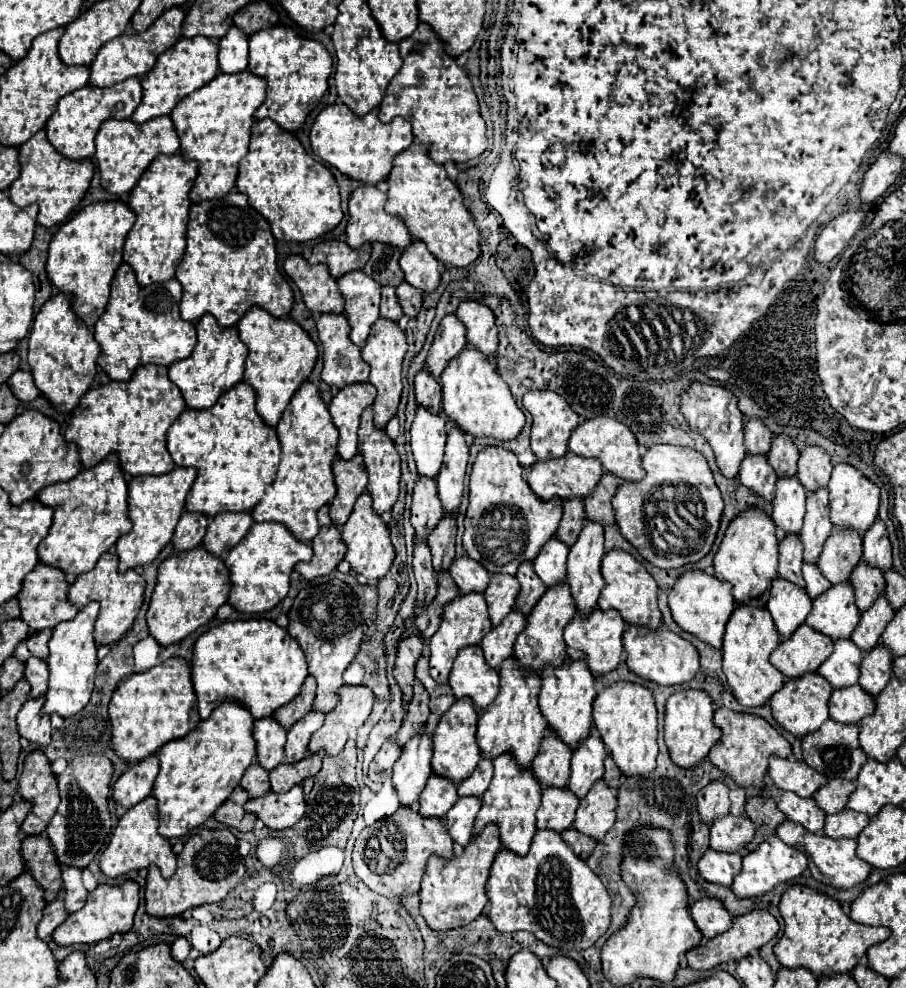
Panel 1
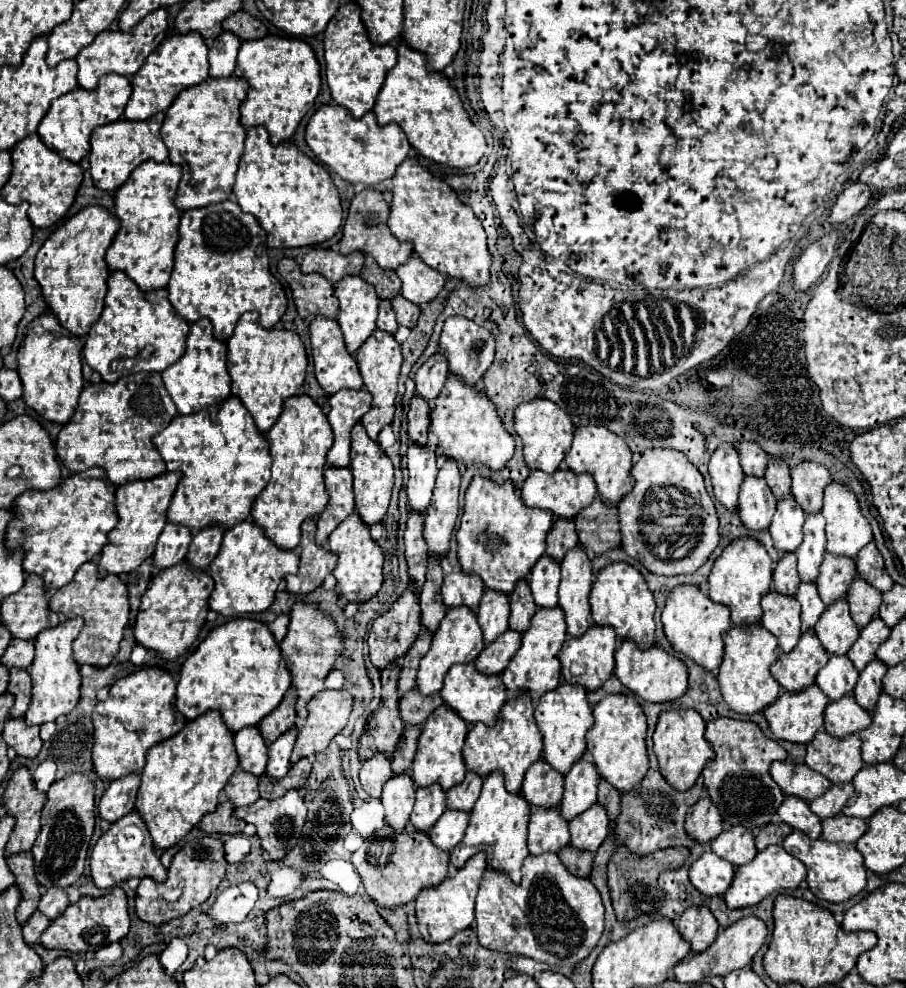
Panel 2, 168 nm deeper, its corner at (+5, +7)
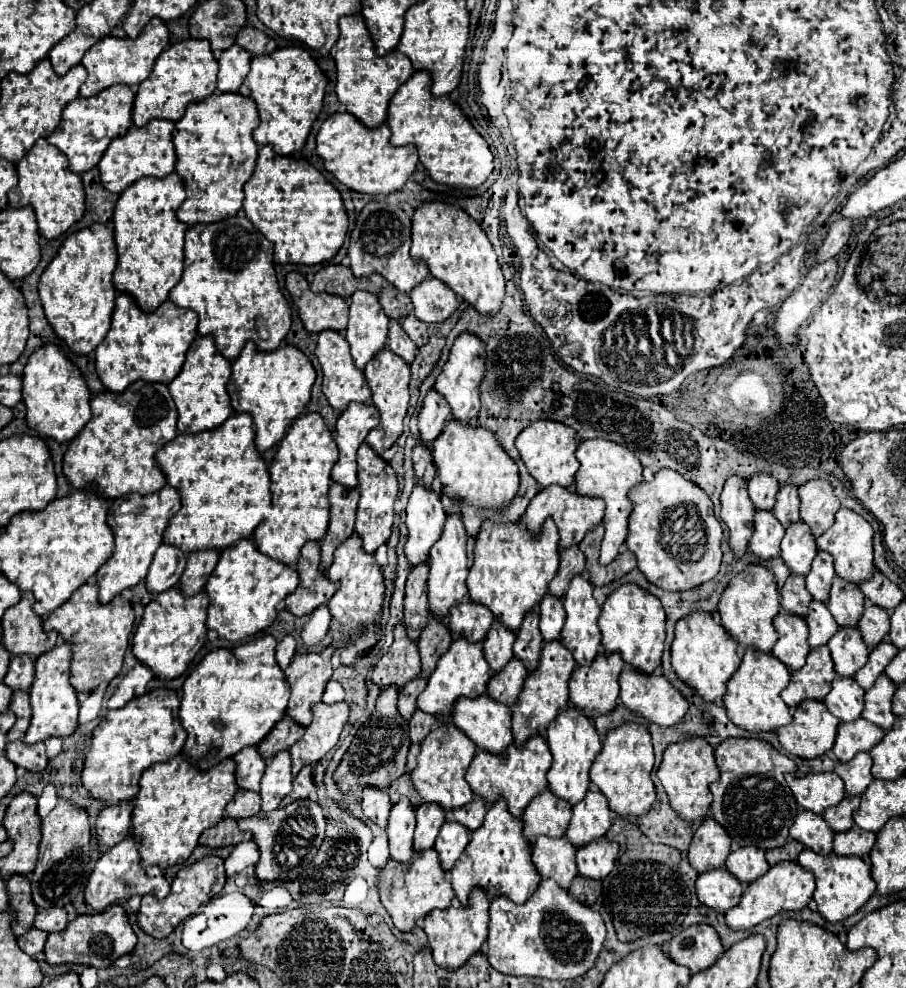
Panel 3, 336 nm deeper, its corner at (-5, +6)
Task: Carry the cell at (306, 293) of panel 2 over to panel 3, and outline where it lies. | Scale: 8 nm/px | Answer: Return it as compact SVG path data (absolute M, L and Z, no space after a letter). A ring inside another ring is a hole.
M298 272L288 274L286 290L290 292L292 302L298 308L298 316L310 334L318 334L322 330L342 332L346 328L348 306L342 298L330 294L312 294L306 278Z

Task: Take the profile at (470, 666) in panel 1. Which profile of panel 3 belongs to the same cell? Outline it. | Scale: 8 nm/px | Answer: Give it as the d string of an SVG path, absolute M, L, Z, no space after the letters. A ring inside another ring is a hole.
M482 694L482 698L478 698L478 702L458 702L458 710L454 710L454 726L458 730L462 730L480 750L490 752L490 754L502 754L512 742L512 724L510 724L512 712L508 710L508 706L502 706L500 702L490 700L488 694Z

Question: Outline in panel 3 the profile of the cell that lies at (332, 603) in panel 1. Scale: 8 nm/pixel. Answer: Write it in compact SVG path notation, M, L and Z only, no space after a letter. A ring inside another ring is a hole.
M320 654L294 656L290 666L284 670L286 682L290 684L290 700L286 716L290 716L300 726L310 726L312 704L320 702L326 682L332 676L332 668L324 664Z

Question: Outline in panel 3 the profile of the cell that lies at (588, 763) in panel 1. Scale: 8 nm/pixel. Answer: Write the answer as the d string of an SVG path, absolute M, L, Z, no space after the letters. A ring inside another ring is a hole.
M590 790L578 806L572 810L572 820L566 830L566 838L574 848L582 848L602 838L614 822L614 814L606 806L606 798L596 790Z

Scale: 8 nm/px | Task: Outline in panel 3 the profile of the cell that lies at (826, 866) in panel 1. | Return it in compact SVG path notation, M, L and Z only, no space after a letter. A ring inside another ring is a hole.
M804 850L798 858L798 864L804 870L812 872L812 876L816 880L814 900L818 904L818 912L832 924L844 922L846 918L856 914L876 892L876 886L874 886L872 874L870 874L870 866L862 858L838 858L838 856L824 858L820 854L814 854L812 850Z

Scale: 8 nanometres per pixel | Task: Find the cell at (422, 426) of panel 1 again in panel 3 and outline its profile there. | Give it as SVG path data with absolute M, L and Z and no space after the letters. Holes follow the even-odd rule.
M414 486L406 506L408 540L404 544L404 554L410 568L430 560L430 548L442 536L444 522L446 516L442 510L440 494L434 490L422 490L422 486Z

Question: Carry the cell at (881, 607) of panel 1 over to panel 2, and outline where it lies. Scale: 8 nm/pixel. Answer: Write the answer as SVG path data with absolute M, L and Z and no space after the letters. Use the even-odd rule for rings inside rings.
M872 617L872 621L860 629L856 643L848 651L848 657L858 671L864 669L864 665L874 657L878 645L888 637L888 633L890 627L880 617Z

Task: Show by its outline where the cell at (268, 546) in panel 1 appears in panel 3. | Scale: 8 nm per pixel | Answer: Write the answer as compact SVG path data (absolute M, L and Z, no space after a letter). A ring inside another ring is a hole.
M254 540L238 542L234 550L220 554L220 560L210 574L204 590L210 598L206 626L214 630L220 638L230 642L240 642L264 628L268 628L276 618L278 604L296 590L298 574L290 566L272 560L258 552Z

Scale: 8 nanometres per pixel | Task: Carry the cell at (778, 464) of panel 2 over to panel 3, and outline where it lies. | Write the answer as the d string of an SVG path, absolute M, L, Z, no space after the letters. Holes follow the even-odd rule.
M784 486L776 494L776 506L772 514L780 520L780 524L786 528L792 522L798 522L798 488Z

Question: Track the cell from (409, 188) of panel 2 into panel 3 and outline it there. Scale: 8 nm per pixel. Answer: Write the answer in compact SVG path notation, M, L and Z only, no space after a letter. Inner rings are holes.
M442 202L418 206L412 218L410 256L418 262L426 262L430 274L450 286L454 294L470 304L478 314L492 316L500 310L506 292L500 264L496 262L494 248L484 230L464 210Z

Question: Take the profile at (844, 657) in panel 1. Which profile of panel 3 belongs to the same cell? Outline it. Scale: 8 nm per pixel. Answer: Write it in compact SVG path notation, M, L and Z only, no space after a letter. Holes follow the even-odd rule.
M838 678L824 698L824 704L840 722L854 722L864 710L864 690L854 678Z

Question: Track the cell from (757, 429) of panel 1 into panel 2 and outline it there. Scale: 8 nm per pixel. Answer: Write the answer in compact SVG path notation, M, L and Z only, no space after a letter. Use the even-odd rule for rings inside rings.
M740 441L738 453L740 453L740 465L746 475L756 475L756 477L764 475L768 453L756 441Z

